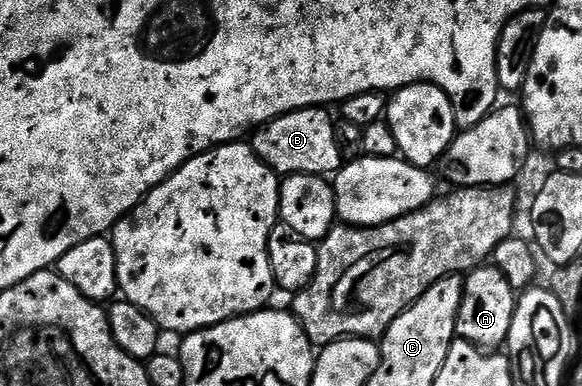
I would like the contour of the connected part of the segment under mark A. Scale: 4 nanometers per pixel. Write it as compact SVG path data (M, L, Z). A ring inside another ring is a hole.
M484 263L466 274L459 318L455 324L458 340L468 341L484 351L495 351L506 346L509 327L513 327L517 290L494 264Z

